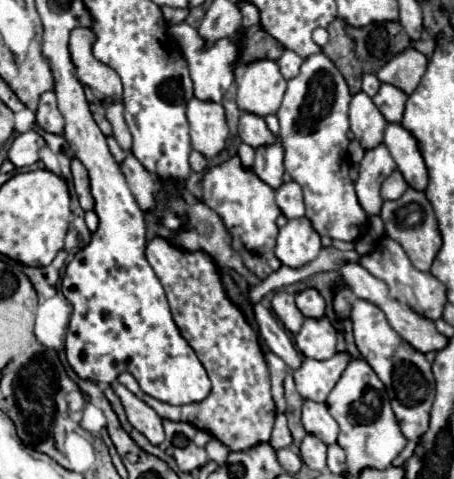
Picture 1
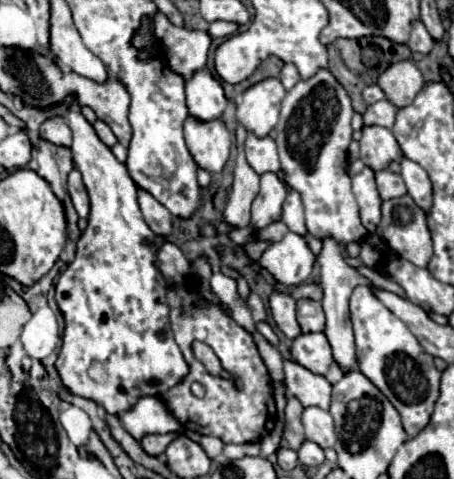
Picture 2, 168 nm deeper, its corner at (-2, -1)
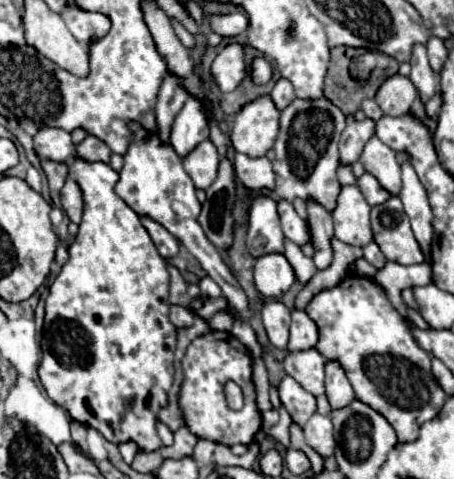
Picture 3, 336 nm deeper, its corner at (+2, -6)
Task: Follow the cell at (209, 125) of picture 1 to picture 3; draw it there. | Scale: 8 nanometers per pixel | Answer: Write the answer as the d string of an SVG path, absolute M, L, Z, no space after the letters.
M203 140L191 154L183 158L183 168L193 178L197 188L209 188L217 178L219 150L211 140Z

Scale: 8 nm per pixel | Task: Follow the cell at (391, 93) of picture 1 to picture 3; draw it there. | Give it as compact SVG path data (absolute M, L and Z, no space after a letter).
M365 118L365 120L349 120L347 128L343 130L341 142L339 142L339 154L341 154L341 164L353 164L359 160L361 150L365 142L375 134L375 120Z

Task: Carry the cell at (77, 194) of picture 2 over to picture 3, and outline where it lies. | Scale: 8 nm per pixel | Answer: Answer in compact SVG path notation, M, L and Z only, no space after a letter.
M67 178L65 186L61 188L61 204L63 204L63 210L69 216L69 220L79 224L81 210L83 210L83 198L81 198L81 188L73 178Z

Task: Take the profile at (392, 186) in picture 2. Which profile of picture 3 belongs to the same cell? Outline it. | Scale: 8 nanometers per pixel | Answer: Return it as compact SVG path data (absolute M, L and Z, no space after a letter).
M363 174L359 180L357 180L357 186L361 188L365 200L371 204L371 206L377 206L377 204L383 204L391 198L391 194L387 194L387 190L383 190L383 186L379 186L379 180L371 174Z

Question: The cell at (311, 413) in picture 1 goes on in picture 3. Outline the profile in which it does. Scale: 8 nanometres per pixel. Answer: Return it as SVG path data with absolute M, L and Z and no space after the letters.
M315 412L307 424L303 426L305 432L305 440L307 444L321 454L323 458L333 456L335 450L335 436L333 436L333 424L329 420L329 416L321 416L319 412Z

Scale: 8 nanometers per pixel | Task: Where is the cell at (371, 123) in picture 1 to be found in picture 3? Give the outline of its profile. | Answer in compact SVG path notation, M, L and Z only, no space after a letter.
M373 136L365 144L359 162L365 166L365 170L369 174L373 174L381 182L381 186L385 190L389 190L391 194L399 194L399 190L401 190L401 168L397 164L395 152L389 146L385 146L379 138Z

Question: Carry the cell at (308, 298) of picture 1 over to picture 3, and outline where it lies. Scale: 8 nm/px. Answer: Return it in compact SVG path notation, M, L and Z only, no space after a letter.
M293 310L293 322L291 322L291 336L289 336L289 352L295 350L307 350L317 346L319 340L319 332L315 322L309 318L309 314L305 310Z

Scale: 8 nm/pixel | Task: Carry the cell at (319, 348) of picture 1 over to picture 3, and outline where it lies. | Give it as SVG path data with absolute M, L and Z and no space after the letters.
M317 348L287 352L285 356L285 372L293 376L307 392L319 396L325 392L325 358Z

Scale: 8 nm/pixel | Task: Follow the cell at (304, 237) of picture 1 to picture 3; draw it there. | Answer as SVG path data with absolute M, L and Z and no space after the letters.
M265 254L257 260L255 286L267 298L281 298L295 284L295 270L283 254Z

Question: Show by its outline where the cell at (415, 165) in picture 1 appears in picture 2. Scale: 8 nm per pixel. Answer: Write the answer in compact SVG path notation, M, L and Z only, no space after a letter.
M403 157L401 159L401 177L403 177L403 181L407 185L407 191L413 197L413 201L425 213L429 213L433 203L431 203L431 181L429 181L425 169L421 165L417 165L415 161Z

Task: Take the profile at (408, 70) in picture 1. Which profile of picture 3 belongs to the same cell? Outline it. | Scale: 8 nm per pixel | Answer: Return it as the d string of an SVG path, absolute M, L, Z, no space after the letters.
M401 74L387 78L375 94L377 104L381 106L383 114L387 114L387 116L407 114L411 110L411 104L415 98L417 98L417 90L415 90L413 82Z

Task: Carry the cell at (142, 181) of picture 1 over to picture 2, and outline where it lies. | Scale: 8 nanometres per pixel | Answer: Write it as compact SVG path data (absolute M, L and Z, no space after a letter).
M139 189L139 207L143 211L145 223L151 227L151 231L155 235L167 237L167 235L173 233L173 217L171 217L171 213L167 213L167 209L163 209L163 205L159 205L159 201L155 201L143 189Z

